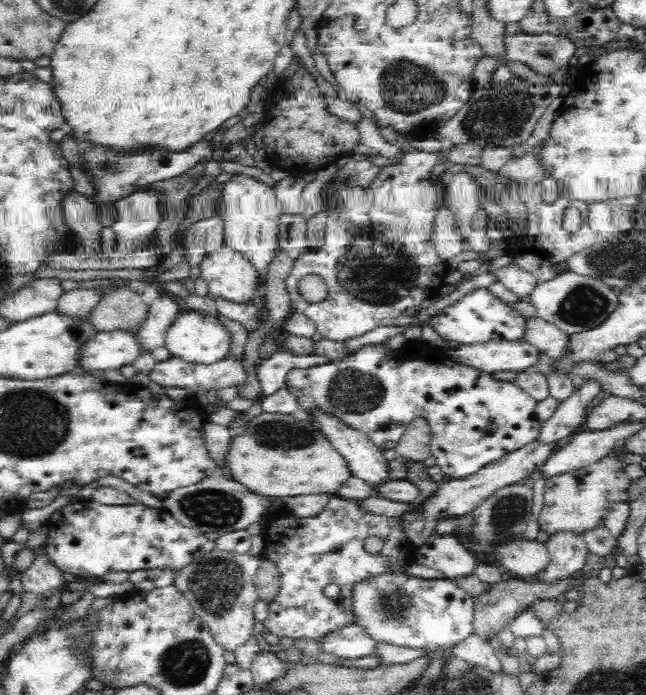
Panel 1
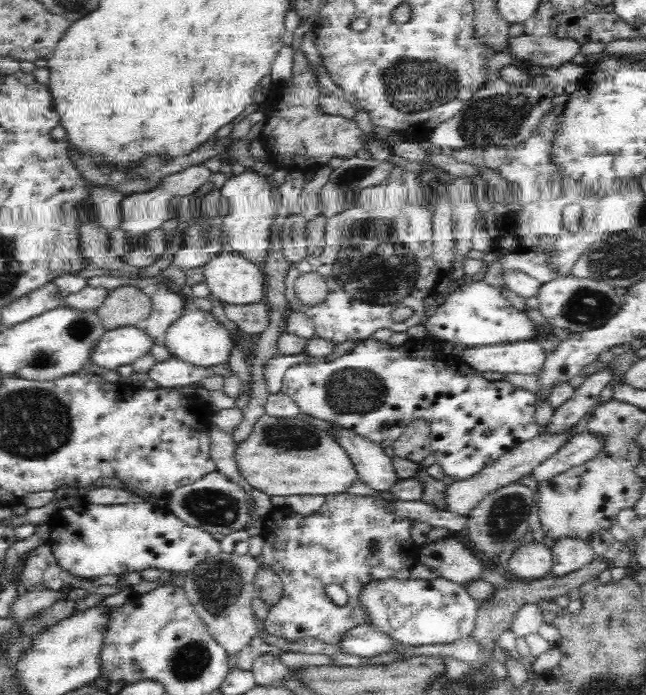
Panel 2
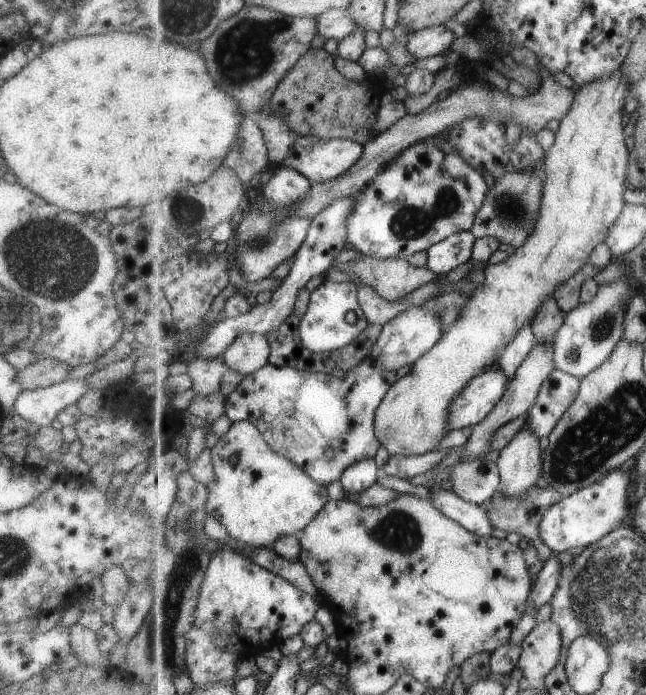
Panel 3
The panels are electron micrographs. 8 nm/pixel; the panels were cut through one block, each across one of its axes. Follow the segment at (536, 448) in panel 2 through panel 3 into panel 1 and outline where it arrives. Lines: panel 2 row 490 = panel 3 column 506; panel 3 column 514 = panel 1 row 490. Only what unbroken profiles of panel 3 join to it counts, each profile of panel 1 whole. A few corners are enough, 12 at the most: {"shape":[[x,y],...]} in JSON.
{"shape":[[536,439],[442,482],[422,512],[400,516],[408,539],[422,546],[440,513],[472,512],[496,490],[535,476],[558,441]]}

